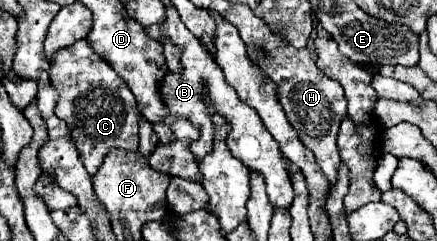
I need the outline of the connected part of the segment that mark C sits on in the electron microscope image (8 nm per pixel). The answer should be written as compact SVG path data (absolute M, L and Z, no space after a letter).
M85 38L77 40L77 44L65 48L63 52L57 52L51 66L51 86L59 92L55 114L65 120L67 126L73 124L69 126L71 142L79 150L79 158L91 176L95 176L97 168L103 164L103 158L111 150L137 150L141 120L137 102L113 68L109 68L109 64L105 64L99 56L93 56L93 50L85 44Z

